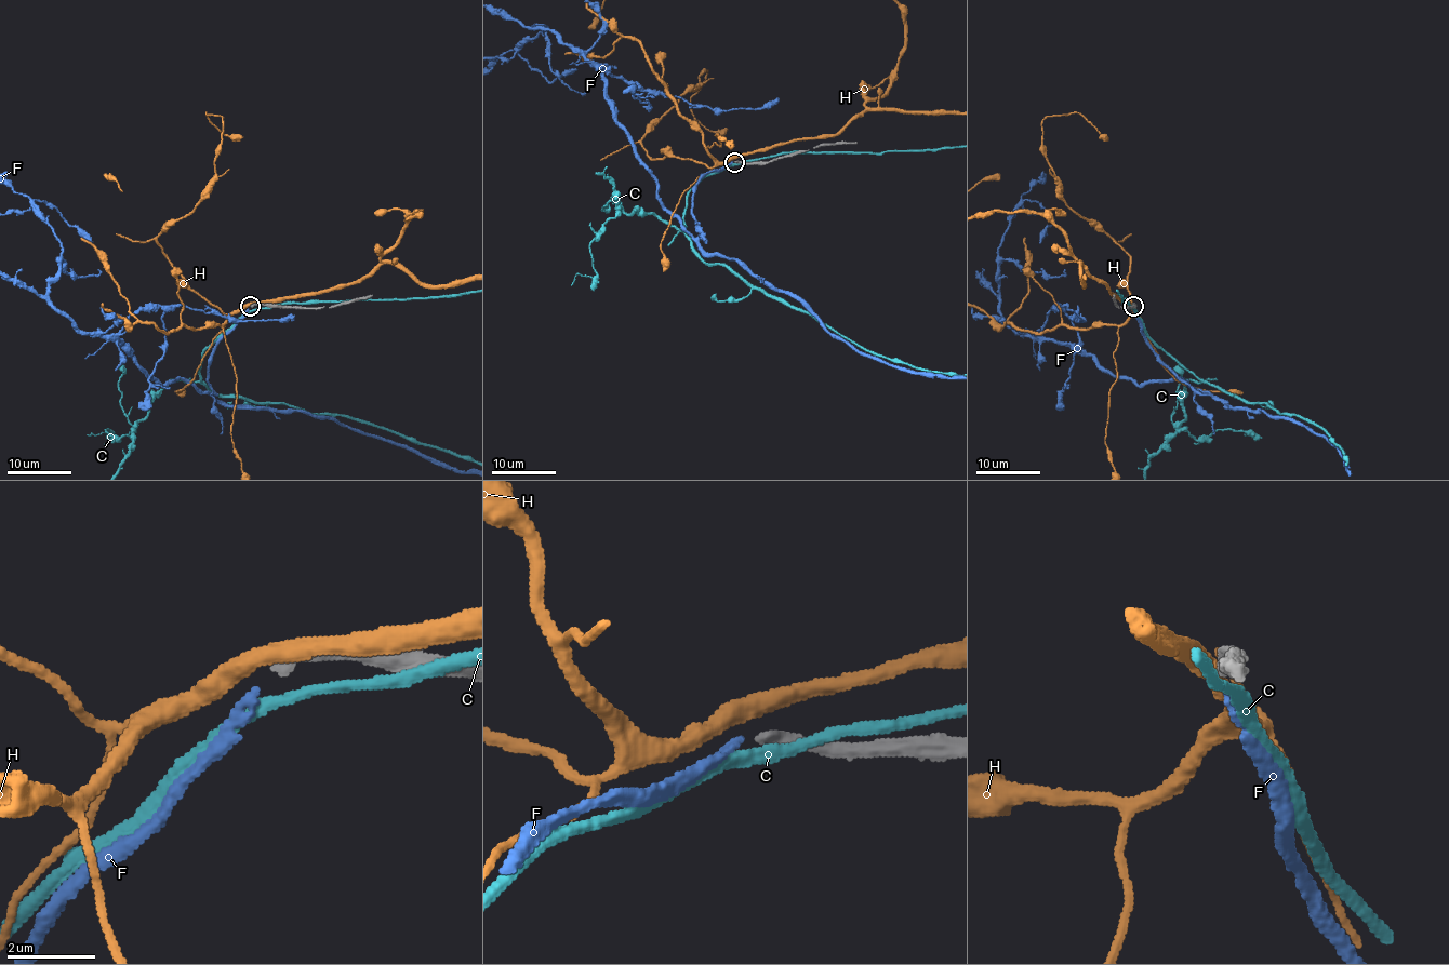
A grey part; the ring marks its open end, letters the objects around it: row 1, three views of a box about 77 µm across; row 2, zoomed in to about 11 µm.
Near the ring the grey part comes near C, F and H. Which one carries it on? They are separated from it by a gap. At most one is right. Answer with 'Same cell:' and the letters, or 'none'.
Same cell: F

